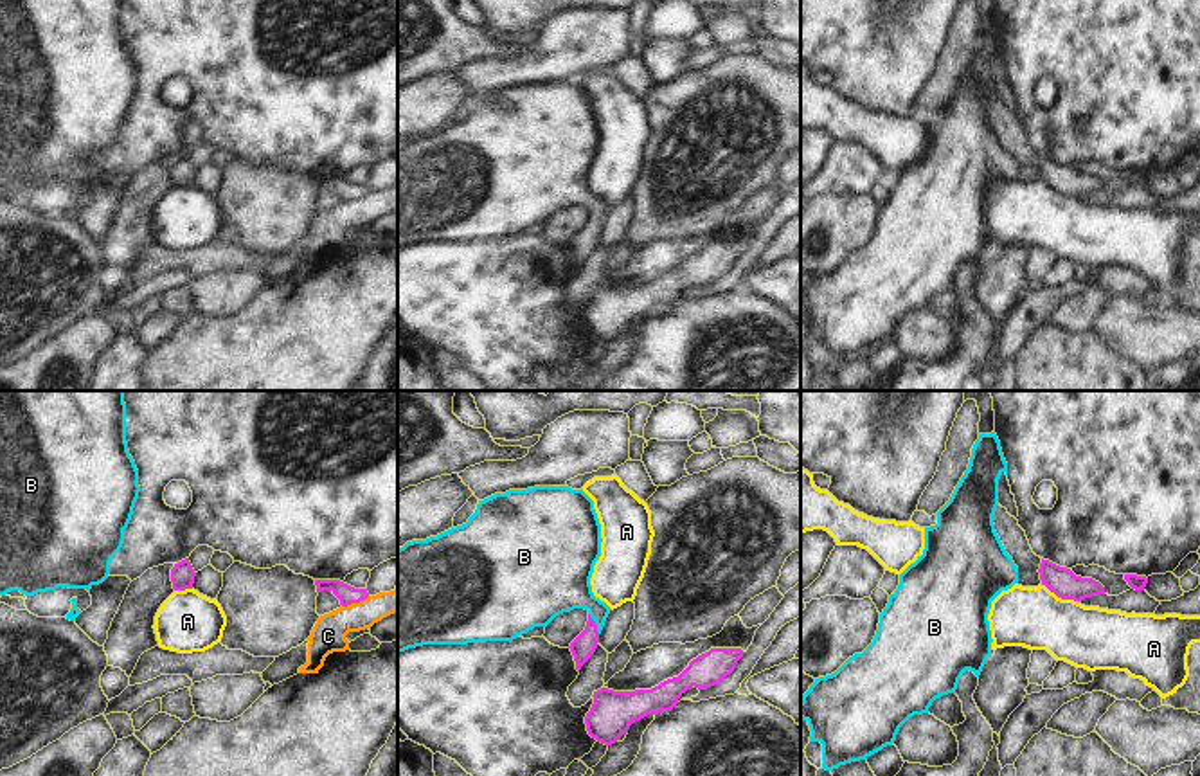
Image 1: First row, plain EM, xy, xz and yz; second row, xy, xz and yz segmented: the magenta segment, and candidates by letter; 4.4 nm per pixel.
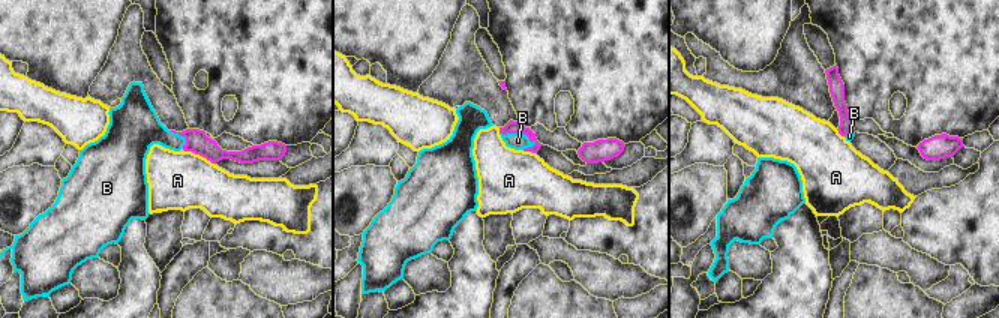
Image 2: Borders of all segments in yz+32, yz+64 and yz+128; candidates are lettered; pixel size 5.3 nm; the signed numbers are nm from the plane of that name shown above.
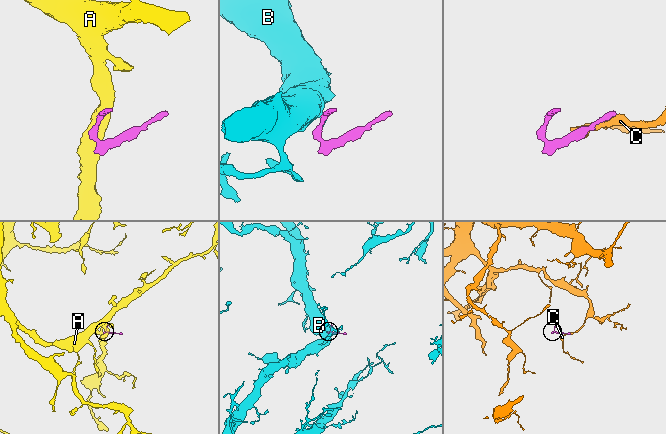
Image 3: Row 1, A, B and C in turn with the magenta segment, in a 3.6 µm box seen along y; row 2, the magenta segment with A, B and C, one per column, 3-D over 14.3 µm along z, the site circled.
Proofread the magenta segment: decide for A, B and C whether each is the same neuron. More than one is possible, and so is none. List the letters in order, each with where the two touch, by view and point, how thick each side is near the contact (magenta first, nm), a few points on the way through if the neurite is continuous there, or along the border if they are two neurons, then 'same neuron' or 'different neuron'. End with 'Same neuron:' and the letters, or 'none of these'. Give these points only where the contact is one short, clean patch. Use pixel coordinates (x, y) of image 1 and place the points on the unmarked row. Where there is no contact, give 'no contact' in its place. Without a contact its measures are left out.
A: meets magenta in yz at (1060, 193); 130 nm thick on the magenta side, 280 nm on the other; different neuron
B: meets magenta in xz at (594, 220); 100 nm thick on the magenta side, 280 nm on the other; runs through xz (585, 240), (594, 220), (594, 207), (558, 177); same neuron
C: meets magenta in xy at (355, 198); 90 nm thick on the magenta side, 150 nm on the other; border along xy (369, 193), (342, 204); different neuron
Same neuron: B

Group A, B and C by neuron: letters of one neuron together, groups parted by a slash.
A / B / C

